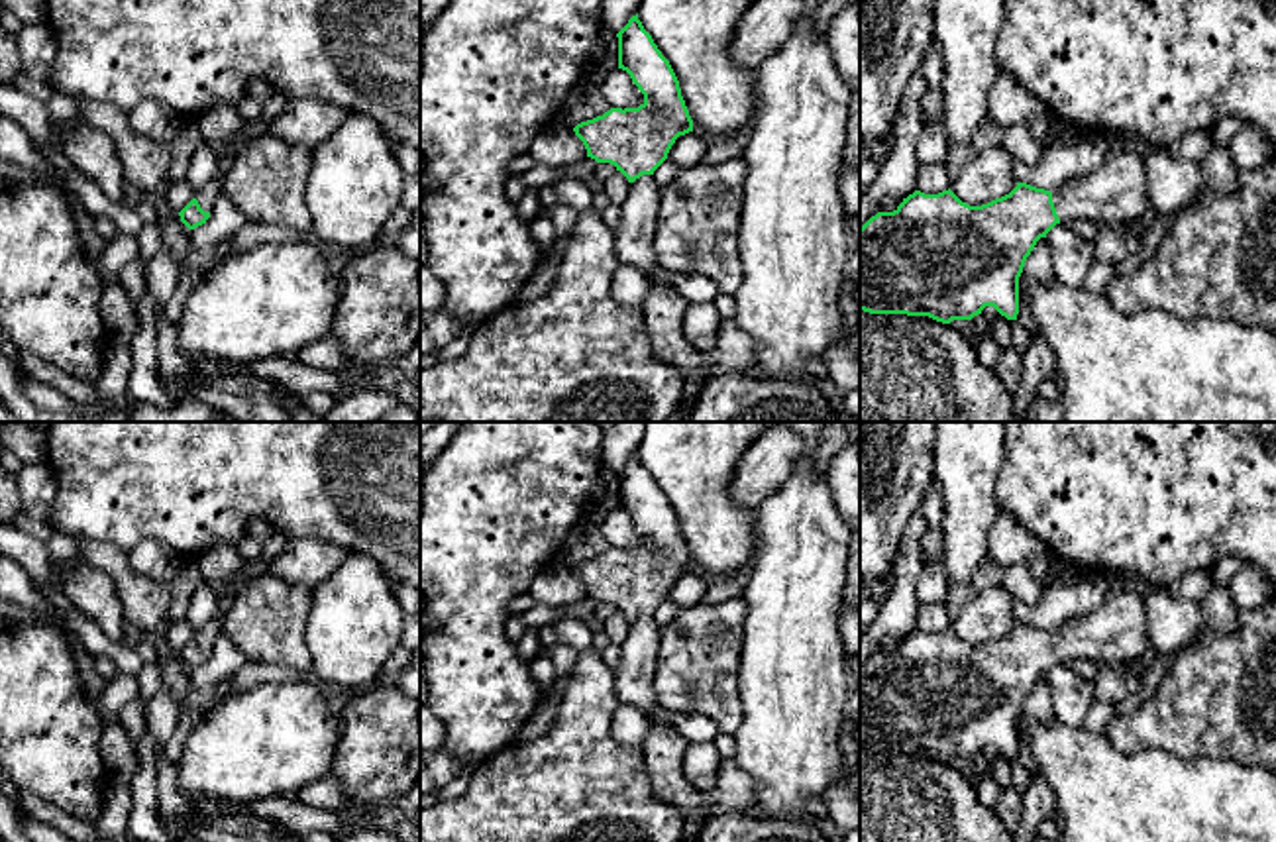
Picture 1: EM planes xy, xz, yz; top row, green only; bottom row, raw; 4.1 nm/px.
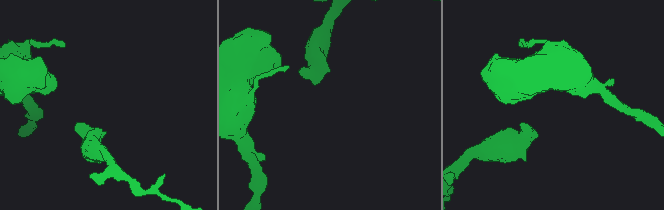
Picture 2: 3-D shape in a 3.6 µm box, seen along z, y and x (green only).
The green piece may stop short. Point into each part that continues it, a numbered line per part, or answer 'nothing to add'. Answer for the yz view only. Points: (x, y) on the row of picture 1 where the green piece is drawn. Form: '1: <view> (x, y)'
1: yz (1116, 191)

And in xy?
1: xy (211, 191)

